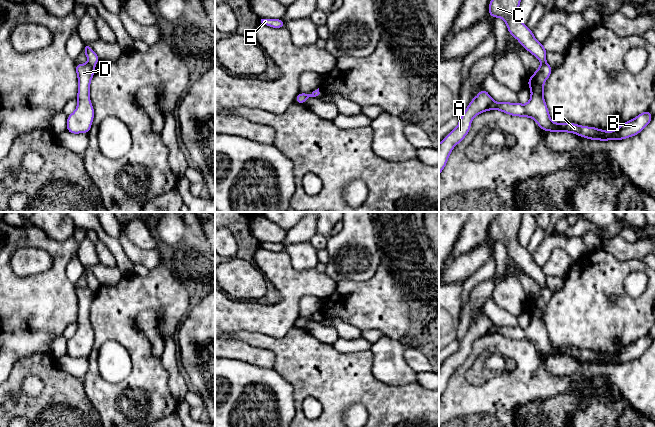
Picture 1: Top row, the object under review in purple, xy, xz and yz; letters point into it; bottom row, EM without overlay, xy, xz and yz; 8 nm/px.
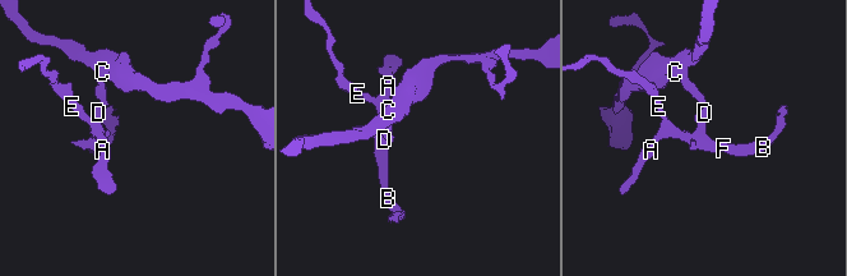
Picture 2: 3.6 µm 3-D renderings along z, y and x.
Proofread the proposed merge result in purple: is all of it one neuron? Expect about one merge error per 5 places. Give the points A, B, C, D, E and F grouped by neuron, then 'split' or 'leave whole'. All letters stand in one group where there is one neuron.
groups A B D E F / C; split

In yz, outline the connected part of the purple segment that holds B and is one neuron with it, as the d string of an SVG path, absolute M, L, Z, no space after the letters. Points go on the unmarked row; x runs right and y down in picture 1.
M544 286L529 302L528 310L531 313L531 321L525 329L519 326L497 327L483 312L469 327L464 338L459 343L458 350L439 367L439 399L446 390L453 372L468 358L472 343L488 334L500 334L512 340L530 341L545 355L569 356L590 364L601 365L622 364L632 361L639 358L650 347L653 339L649 335L642 336L636 342L622 347L614 355L604 355L595 351L586 351L574 347L554 347L550 342L543 320L544 306L549 302L552 293L548 287Z

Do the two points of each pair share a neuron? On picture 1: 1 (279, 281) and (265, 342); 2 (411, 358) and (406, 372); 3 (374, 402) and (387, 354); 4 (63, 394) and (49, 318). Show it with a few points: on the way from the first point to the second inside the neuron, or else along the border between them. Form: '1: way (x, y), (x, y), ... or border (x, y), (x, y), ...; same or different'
1: border (290, 329), (281, 337), (244, 331); different
2: border (405, 347), (404, 359), (416, 373); different
3: border (372, 358), (372, 373), (378, 379), (403, 385); different
4: border (52, 355), (31, 354), (28, 356); different

